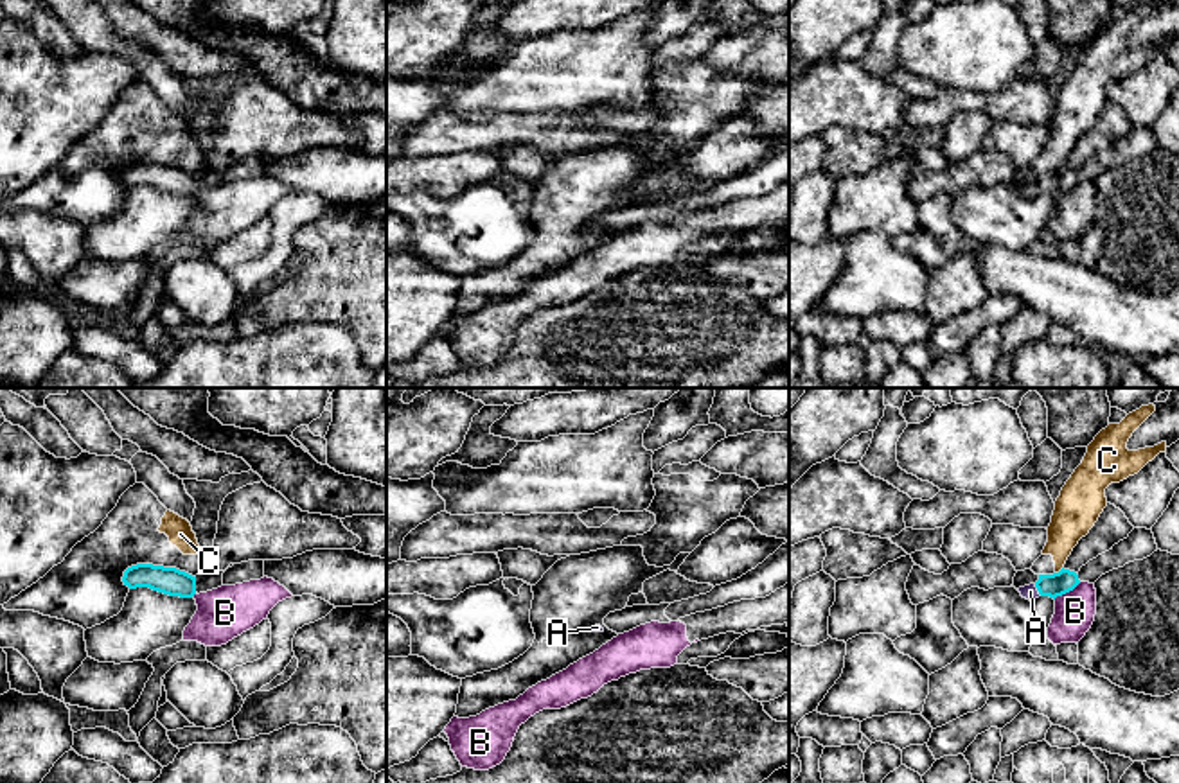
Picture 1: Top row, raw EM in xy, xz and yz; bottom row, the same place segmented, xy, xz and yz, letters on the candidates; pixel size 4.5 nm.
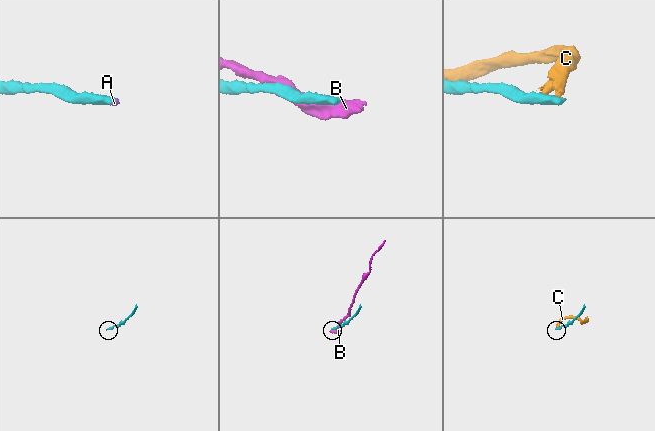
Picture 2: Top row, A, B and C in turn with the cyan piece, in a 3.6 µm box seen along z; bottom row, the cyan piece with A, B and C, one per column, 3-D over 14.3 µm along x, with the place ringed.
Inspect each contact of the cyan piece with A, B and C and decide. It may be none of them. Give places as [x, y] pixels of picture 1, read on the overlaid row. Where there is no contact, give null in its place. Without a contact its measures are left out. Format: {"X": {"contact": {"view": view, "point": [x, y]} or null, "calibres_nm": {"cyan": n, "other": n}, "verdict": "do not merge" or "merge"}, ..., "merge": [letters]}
{"A": {"contact": {"view": "yz", "point": [1037, 589]}, "calibres_nm": {"cyan": 110, "other": 70}, "verdict": "merge"}, "B": {"contact": {"view": "yz", "point": [1066, 591]}, "calibres_nm": {"cyan": 110, "other": 180}, "verdict": "do not merge"}, "C": {"contact": {"view": "yz", "point": [1061, 570]}, "calibres_nm": {"cyan": 110, "other": 190}, "verdict": "do not merge"}, "merge": ["A"]}

